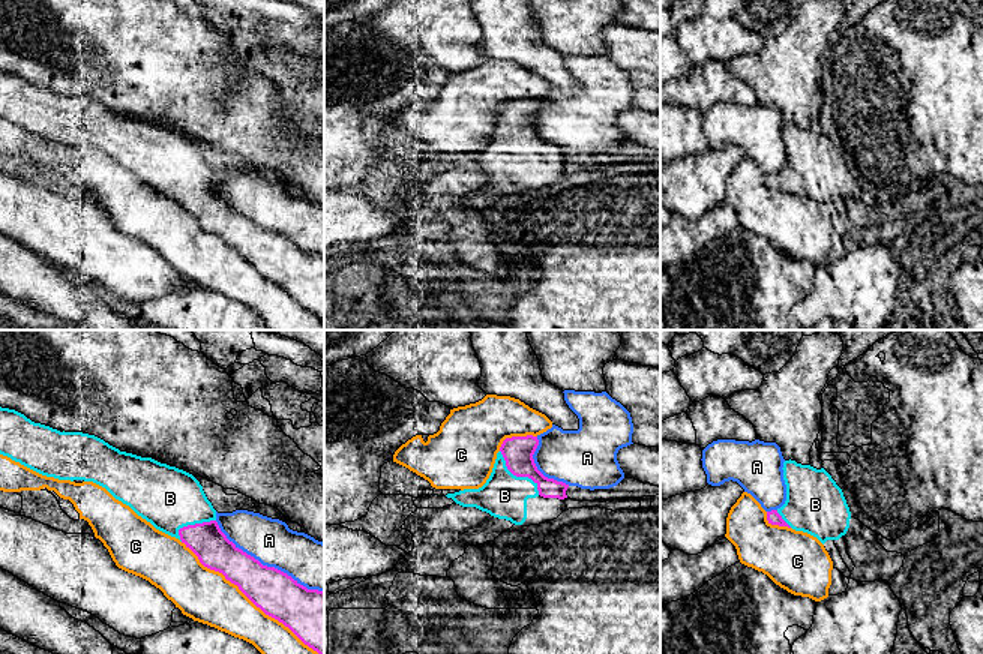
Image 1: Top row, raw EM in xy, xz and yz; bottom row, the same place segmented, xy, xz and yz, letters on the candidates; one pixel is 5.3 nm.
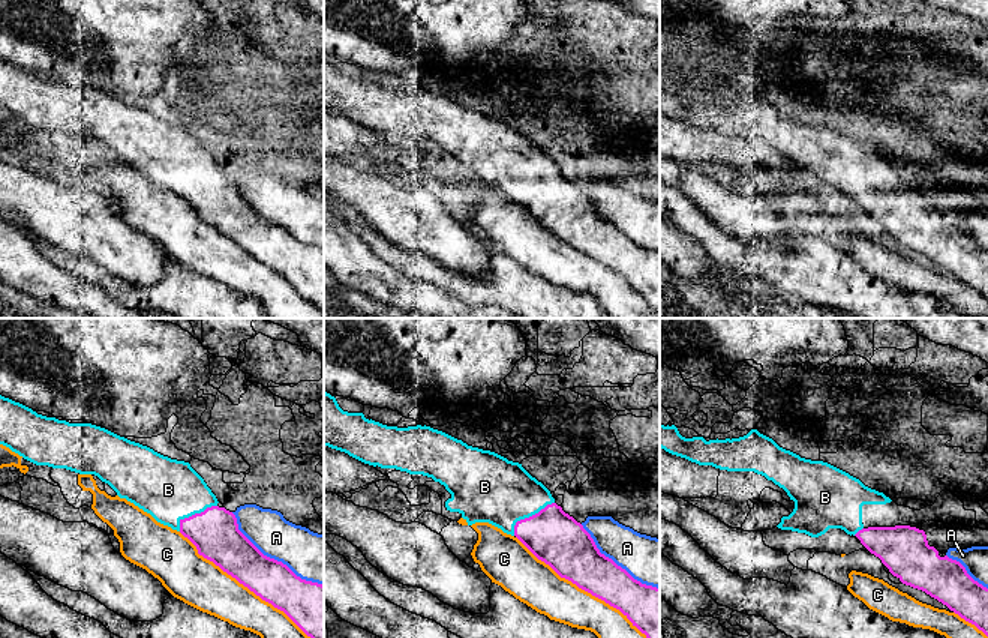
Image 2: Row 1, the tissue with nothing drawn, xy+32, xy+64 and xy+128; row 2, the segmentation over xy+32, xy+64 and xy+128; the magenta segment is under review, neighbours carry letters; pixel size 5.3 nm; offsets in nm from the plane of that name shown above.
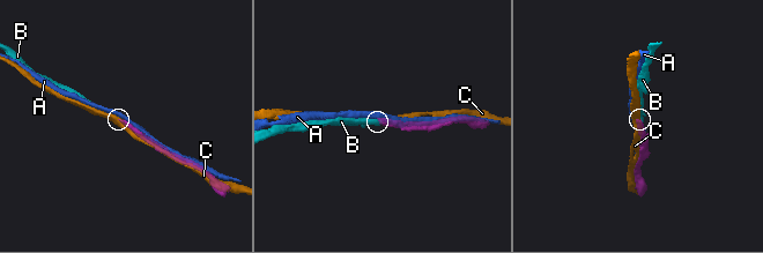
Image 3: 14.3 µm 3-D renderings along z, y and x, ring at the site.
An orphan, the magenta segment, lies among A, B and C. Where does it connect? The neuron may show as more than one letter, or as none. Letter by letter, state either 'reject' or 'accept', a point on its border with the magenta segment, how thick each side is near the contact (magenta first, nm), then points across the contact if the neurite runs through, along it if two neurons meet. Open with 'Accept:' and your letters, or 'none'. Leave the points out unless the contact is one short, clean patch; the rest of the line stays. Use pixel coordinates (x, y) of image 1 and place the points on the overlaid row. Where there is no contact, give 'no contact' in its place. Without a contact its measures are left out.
Accept: B
A: reject; meets magenta in xy at (266, 566); 240 nm thick on the magenta side, 240 nm on the other
B: accept; meets magenta in xz at (518, 476); 160 nm thick on the magenta side, 240 nm on the other
C: reject; meets magenta in xy at (249, 599); 240 nm thick on the magenta side, 280 nm on the other

